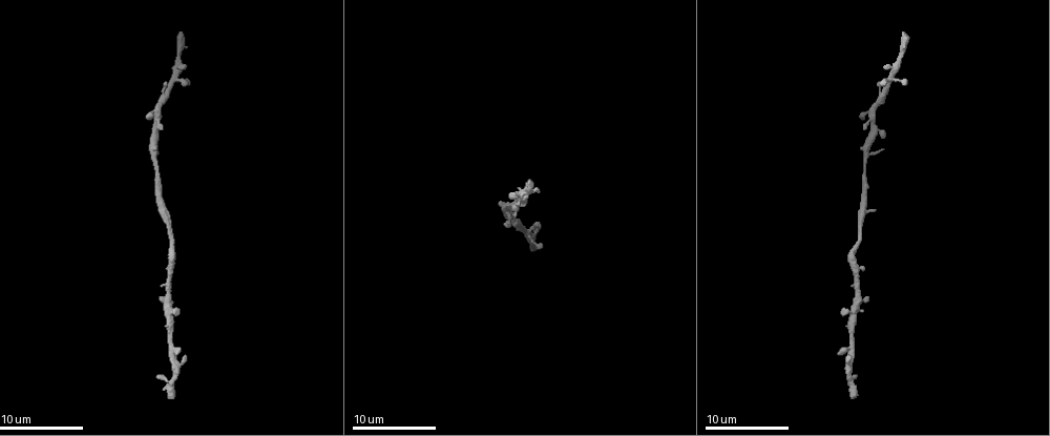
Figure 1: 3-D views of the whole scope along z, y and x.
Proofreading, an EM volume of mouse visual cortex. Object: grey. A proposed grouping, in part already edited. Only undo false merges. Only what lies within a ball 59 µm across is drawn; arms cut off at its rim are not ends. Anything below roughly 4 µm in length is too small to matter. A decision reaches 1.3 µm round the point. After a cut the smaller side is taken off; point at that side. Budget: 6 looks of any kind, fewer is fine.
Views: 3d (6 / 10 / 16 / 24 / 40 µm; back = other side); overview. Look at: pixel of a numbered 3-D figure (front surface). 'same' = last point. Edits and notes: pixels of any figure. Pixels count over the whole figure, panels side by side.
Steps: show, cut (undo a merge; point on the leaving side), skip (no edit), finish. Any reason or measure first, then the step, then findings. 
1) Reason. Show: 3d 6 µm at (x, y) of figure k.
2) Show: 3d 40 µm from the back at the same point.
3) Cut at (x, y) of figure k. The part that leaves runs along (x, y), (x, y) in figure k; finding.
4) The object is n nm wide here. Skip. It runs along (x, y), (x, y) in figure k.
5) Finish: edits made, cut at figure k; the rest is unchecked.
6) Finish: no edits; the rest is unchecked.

Calibre changes. Show: 3d 16 µm at (856, 248) of figure 1.

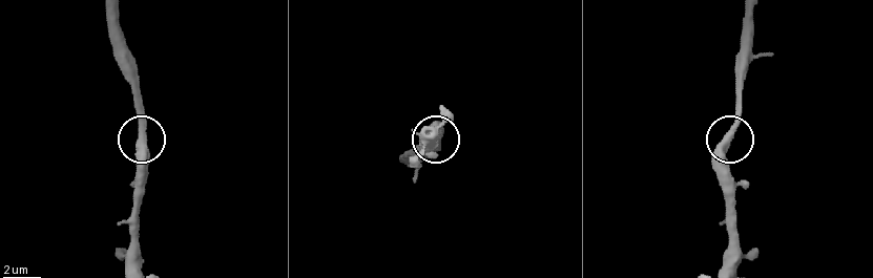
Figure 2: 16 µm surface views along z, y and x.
The object is 470 nm wide here. Skip. It runs along (115, 54), (133, 94), (143, 141), (143, 187) in figure 2; all the same cell.

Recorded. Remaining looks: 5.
Sudden change in width. Show: 3d 10 µm at (855, 317) of figure 1.

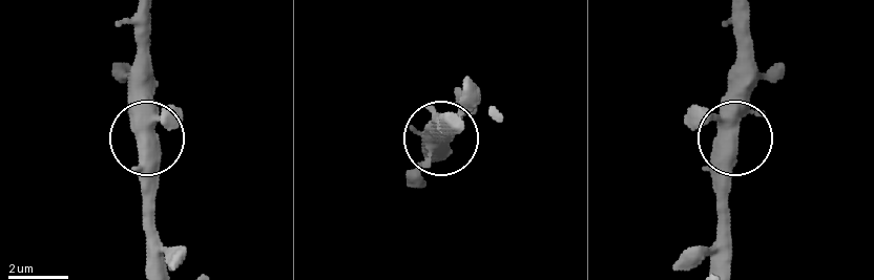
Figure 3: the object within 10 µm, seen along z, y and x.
3 arms meet here. Skip. Continuous, no second cell.

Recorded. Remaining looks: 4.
Calibre changes. Show: 3d 10 µm at (155, 157) of figure 1.

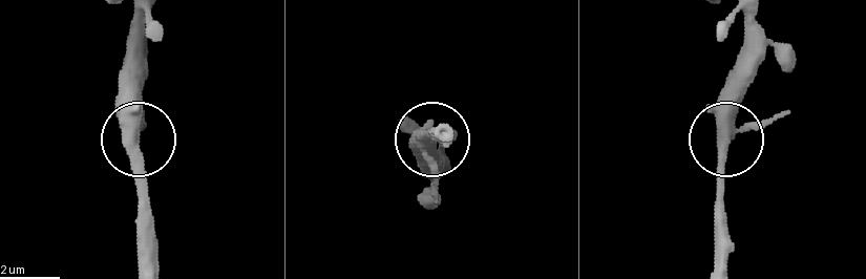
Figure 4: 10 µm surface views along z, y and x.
3 arms meet here. Skip. Continuous, no second cell.

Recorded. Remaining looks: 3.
Finish: no edits; the rest is unchecked.

